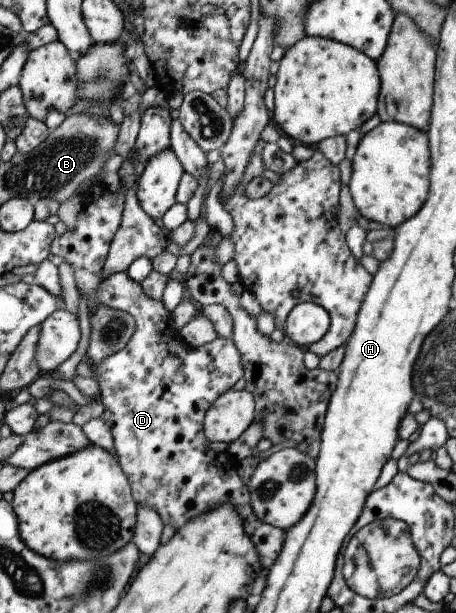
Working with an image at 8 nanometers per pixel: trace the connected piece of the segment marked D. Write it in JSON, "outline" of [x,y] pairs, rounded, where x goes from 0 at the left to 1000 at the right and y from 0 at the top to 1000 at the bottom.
{"outline":[[[268,302],[257,318],[230,308],[211,330],[195,328],[178,338],[158,377],[121,385],[110,396],[110,413],[121,418],[121,424],[143,424],[162,439],[164,465],[171,478],[191,486],[195,512],[213,496],[230,496],[250,506],[279,509],[294,520],[292,546],[285,546],[272,568],[200,597],[200,607],[213,608],[211,623],[219,638],[211,654],[219,654],[230,664],[217,682],[230,685],[239,695],[254,750],[283,786],[300,825],[333,827],[355,847],[357,856],[375,855],[386,865],[456,827],[485,819],[507,819],[531,847],[539,871],[550,873],[564,852],[548,829],[544,798],[531,791],[520,775],[524,749],[498,736],[469,737],[456,732],[443,701],[443,684],[454,666],[480,643],[502,636],[520,618],[533,615],[526,579],[509,553],[474,550],[434,568],[421,568],[397,553],[393,540],[379,535],[375,509],[360,502],[351,489],[327,488],[305,468],[305,462],[287,457],[272,444],[246,447],[230,457],[219,452],[241,393],[263,369],[274,313]]]}

